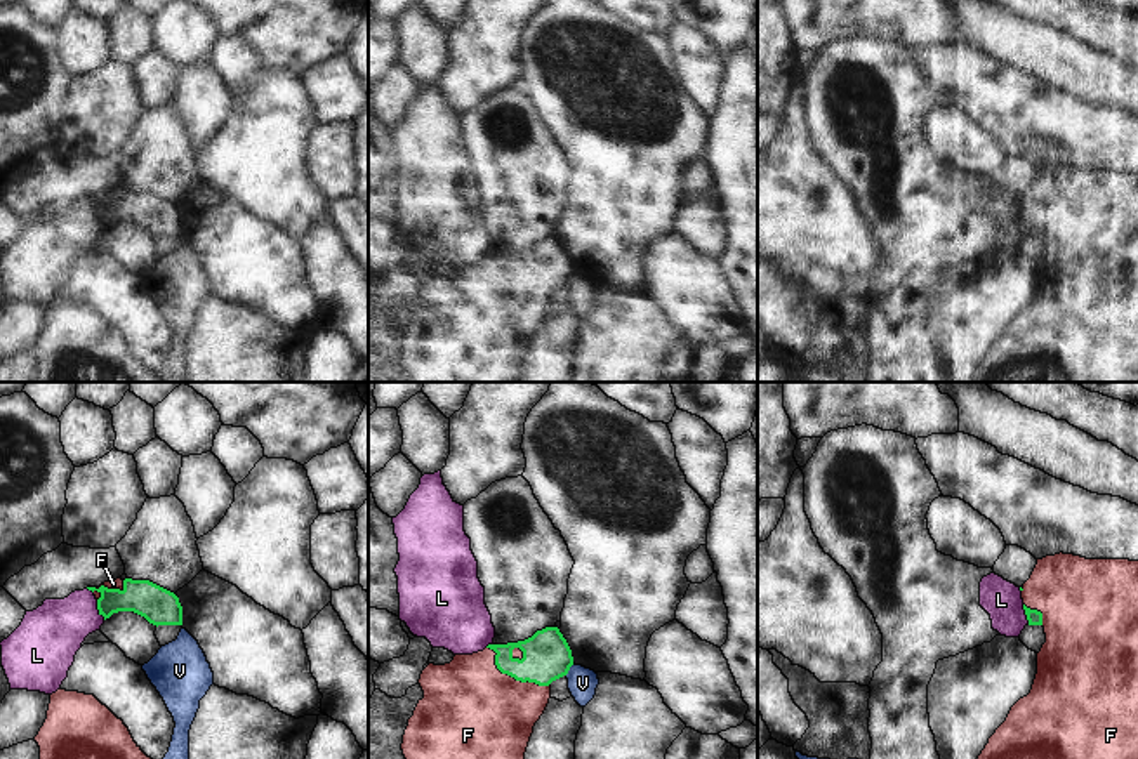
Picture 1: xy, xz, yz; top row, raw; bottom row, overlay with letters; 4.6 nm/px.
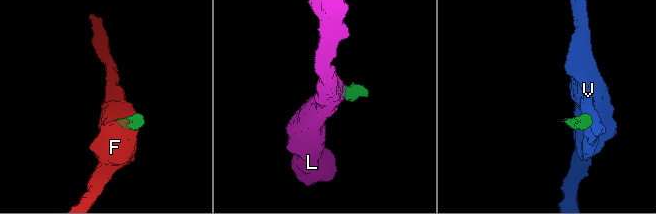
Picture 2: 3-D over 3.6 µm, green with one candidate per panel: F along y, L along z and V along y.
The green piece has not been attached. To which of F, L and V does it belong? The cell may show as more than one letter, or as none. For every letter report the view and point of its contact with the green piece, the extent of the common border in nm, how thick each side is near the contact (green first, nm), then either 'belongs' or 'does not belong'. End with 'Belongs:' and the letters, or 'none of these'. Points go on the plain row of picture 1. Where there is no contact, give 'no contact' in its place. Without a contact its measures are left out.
F: xz (513, 287) | 340 nm | 220/480 nm | belongs
L: xy (98, 219) | 100 nm | 160/280 nm | does not belong
V: xz (568, 280) | 70 nm | 220/140 nm | does not belong
Belongs: F

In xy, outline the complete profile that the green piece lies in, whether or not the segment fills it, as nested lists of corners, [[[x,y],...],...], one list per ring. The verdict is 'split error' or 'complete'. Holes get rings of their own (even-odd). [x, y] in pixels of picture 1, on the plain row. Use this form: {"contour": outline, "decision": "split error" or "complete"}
{"contour": [[[116,189],[87,200],[94,203],[104,231],[118,222],[134,222],[156,238],[182,236],[179,208],[149,191]]], "decision": "split error"}

